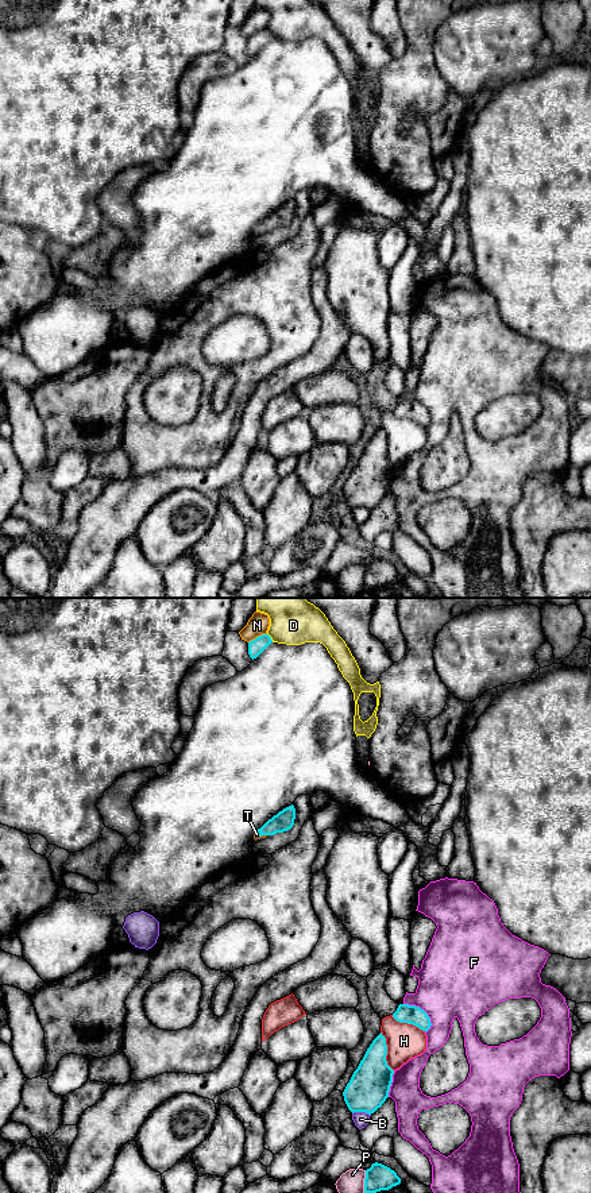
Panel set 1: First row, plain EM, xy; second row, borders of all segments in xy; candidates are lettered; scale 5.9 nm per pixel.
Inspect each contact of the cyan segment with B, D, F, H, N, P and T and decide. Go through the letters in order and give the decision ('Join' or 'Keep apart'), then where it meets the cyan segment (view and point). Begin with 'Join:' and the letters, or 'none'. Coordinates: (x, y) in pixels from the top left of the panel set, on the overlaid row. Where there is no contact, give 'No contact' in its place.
Join: T
B: Keep apart. Touches cyan at xy (362, 1111)
D: Keep apart. Touches cyan at xy (270, 637)
F: Keep apart. Touches cyan at xy (425, 1012)
H: Keep apart. Touches cyan at xy (386, 1051)
N: Keep apart. Touches cyan at xy (257, 637)
P: Keep apart. Touches cyan at xy (364, 1181)
T: Join. Touches cyan at xy (262, 834)

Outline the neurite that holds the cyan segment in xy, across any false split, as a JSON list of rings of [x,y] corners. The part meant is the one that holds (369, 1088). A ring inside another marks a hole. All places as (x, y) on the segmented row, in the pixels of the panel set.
[[[382,1032],[367,1049],[343,1096],[348,1109],[374,1113],[389,1097],[394,1070],[387,1065],[387,1045]]]

